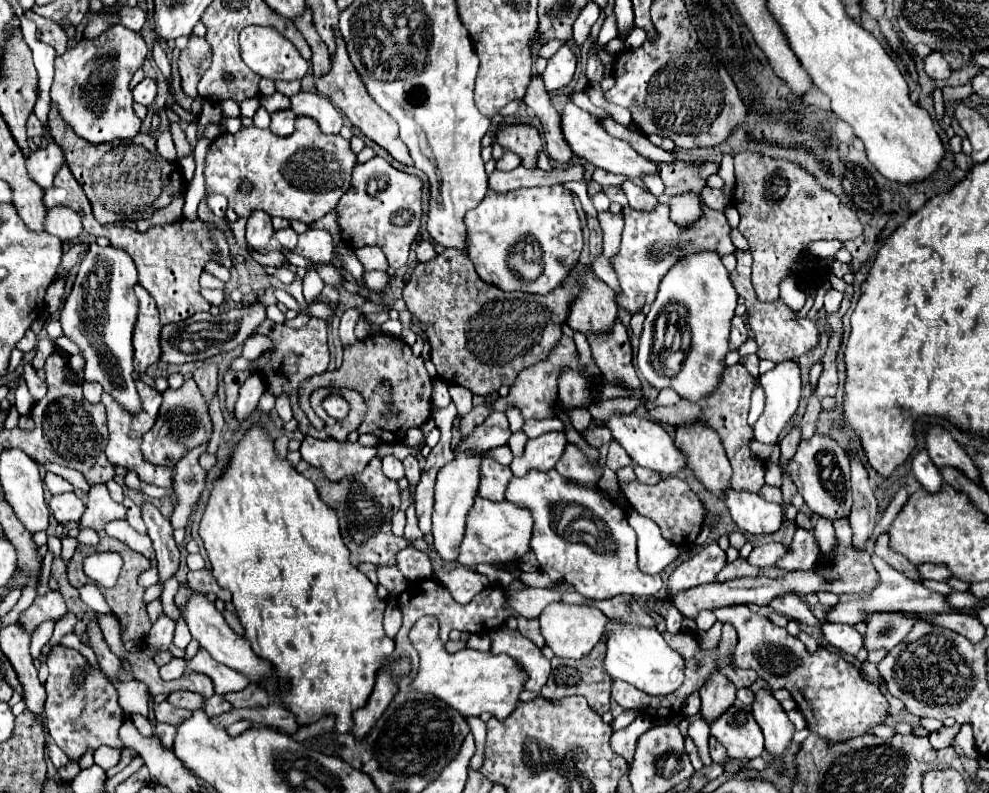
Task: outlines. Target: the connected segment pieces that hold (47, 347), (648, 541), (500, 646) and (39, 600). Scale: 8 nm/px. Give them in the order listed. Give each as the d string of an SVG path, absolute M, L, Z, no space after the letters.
M43 337L37 341L37 353L35 353L35 359L33 359L33 367L39 371L43 369L45 365L45 359L55 353L55 343L49 339L49 337Z
M635 509L627 511L629 525L637 531L637 547L639 547L639 569L657 575L665 567L669 567L675 559L681 557L683 545L675 545L661 535L659 525L655 521L639 515Z
M505 625L495 629L491 633L491 653L505 653L523 665L523 669L529 673L529 679L525 683L527 691L539 693L547 683L547 677L551 673L549 659L545 659L541 649L533 641L523 637L517 629L509 629Z
M47 591L45 595L37 595L33 605L23 611L19 615L19 625L21 629L25 629L29 635L33 635L33 631L43 623L43 621L53 621L57 623L59 619L63 619L67 613L65 601L61 597L59 591Z

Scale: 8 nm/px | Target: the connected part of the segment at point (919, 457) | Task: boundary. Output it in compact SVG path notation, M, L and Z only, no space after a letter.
M919 451L913 461L911 461L911 467L913 467L913 475L917 477L917 481L923 485L925 491L929 493L939 493L945 485L941 473L939 473L939 467L933 465L933 461L929 459L927 451Z

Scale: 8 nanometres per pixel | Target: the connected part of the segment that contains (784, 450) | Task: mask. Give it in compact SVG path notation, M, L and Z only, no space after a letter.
M793 427L781 441L781 457L779 457L779 467L785 469L789 465L789 461L793 459L795 451L799 445L799 427Z

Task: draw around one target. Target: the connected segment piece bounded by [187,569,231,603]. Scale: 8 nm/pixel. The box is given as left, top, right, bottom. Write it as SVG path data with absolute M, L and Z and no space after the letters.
M199 569L199 571L189 571L187 575L187 583L191 589L197 589L197 591L203 591L203 593L215 593L219 599L223 599L225 603L231 601L231 593L223 587L219 587L219 583L215 581L211 569Z

